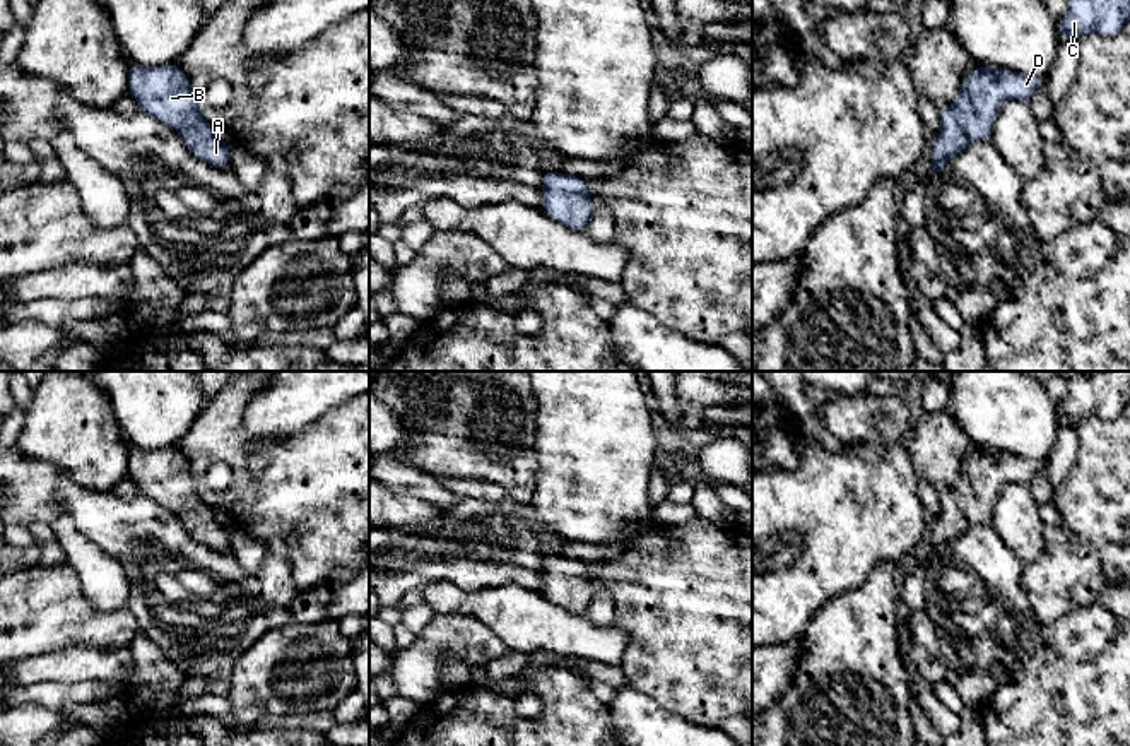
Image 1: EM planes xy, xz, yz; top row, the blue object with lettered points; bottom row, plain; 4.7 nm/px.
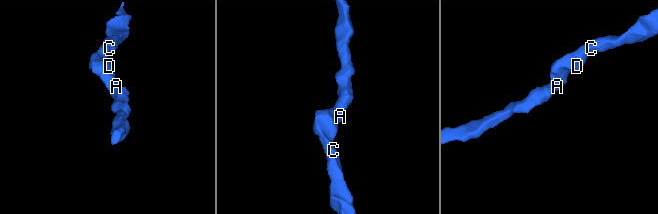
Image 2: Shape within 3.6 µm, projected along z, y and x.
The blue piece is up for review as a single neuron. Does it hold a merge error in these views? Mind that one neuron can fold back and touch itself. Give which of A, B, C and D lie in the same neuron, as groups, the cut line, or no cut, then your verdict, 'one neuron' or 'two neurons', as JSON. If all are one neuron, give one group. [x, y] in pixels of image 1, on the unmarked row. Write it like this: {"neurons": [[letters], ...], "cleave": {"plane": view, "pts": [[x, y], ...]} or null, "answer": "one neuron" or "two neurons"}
{"neurons": [["A", "B", "C", "D"]], "cleave": null, "answer": "one neuron"}

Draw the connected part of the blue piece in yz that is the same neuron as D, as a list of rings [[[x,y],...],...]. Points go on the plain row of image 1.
[[[995,448],[971,453],[959,477],[947,491],[939,493],[940,513],[933,524],[932,553],[942,554],[971,524],[990,524],[998,491],[1010,483],[1029,486],[1045,460],[1031,460]]]

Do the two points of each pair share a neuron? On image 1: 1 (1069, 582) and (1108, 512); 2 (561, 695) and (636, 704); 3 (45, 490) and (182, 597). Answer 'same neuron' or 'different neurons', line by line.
1: different neurons
2: different neurons
3: same neuron

